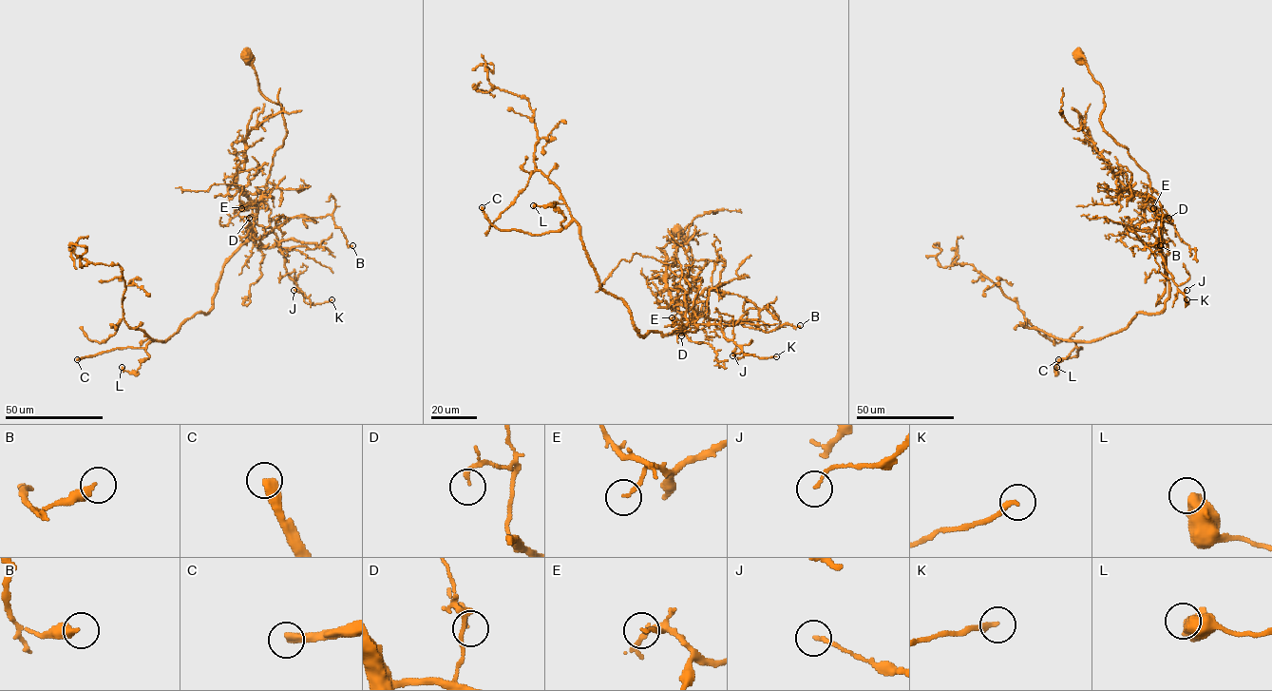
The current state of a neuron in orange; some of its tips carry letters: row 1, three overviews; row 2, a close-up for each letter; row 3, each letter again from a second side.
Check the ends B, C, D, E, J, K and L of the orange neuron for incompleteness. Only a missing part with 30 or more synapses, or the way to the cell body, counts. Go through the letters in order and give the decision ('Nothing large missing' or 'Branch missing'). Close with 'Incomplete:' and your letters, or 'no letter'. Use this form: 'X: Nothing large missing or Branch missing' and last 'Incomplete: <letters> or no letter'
B: Nothing large missing
C: Branch missing
D: Nothing large missing
E: Nothing large missing
J: Nothing large missing
K: Nothing large missing
L: Nothing large missing
Incomplete: C

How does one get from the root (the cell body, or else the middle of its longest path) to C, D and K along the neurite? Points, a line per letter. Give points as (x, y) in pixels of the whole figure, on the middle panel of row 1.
C: (679, 232), (693, 259), (722, 256), (719, 282), (684, 327), (640, 335), (576, 221), (501, 230), (482, 207)
D: (679, 232), (693, 259), (716, 261), (722, 256), (724, 261), (705, 310), (681, 335)
K: (679, 232), (693, 259), (722, 256), (724, 261), (705, 310), (686, 327), (718, 324), (745, 355), (776, 356)

